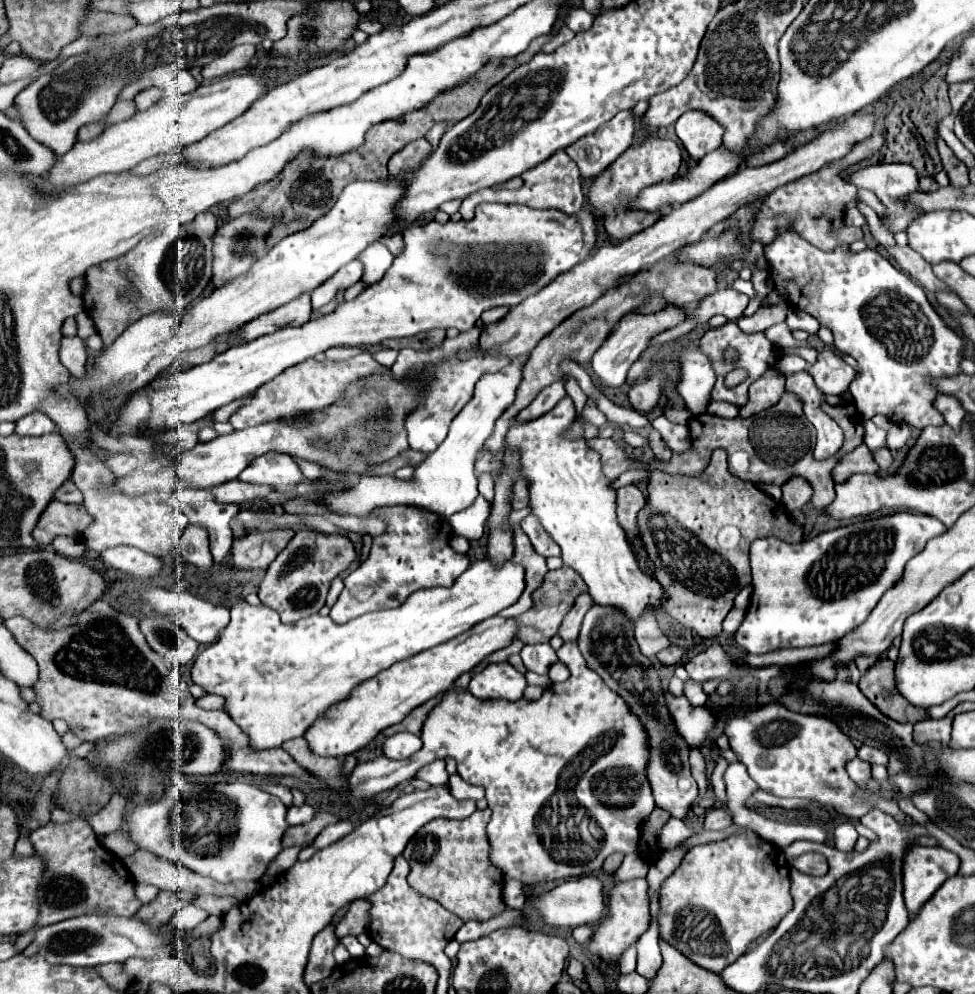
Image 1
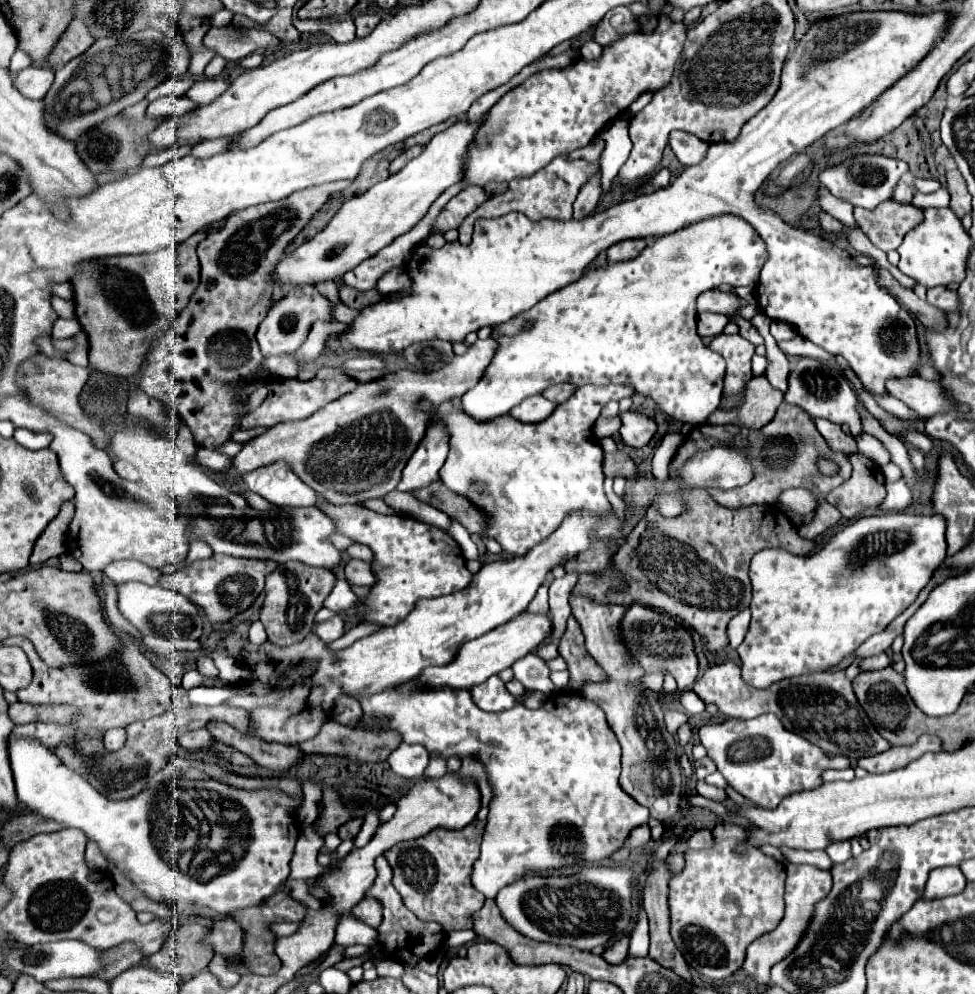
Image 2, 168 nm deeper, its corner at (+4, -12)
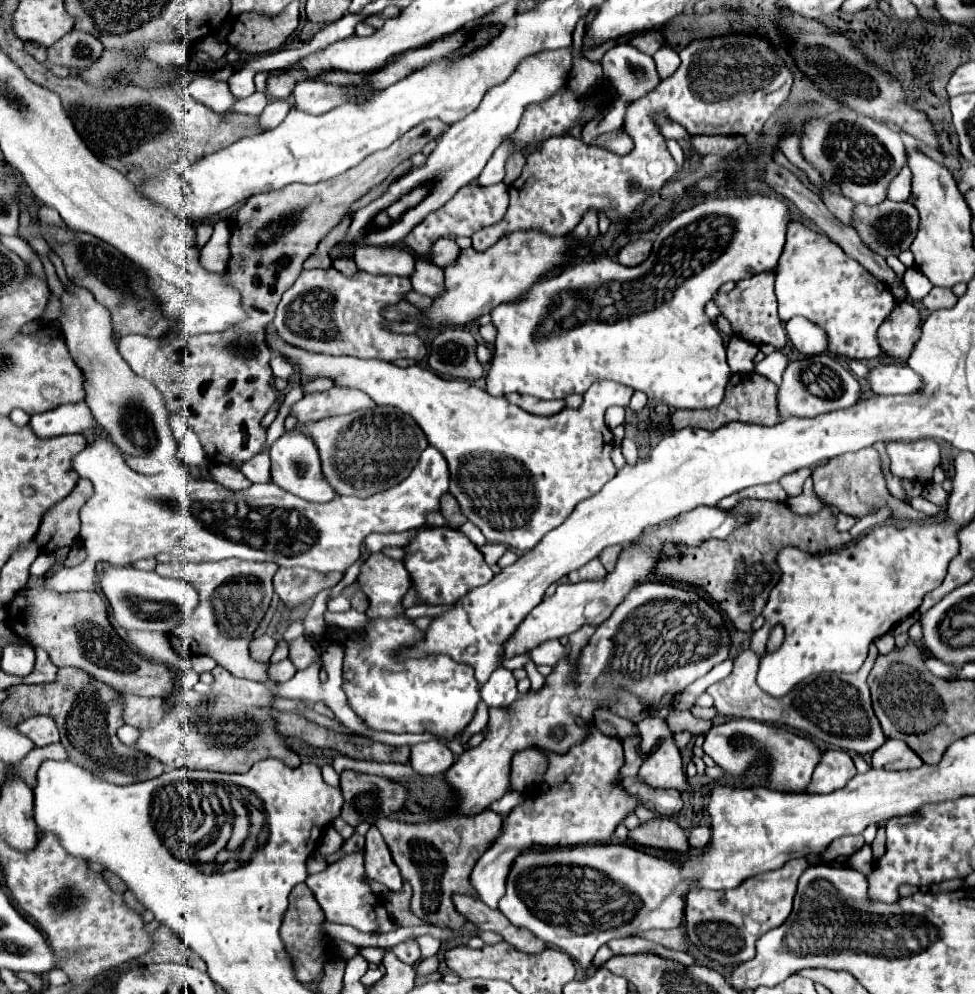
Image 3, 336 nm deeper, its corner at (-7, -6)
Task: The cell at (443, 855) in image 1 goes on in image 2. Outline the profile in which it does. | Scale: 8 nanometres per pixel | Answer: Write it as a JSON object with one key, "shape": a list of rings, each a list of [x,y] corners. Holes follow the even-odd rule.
{"shape":[[[472,821],[462,829],[436,829],[428,835],[390,847],[384,857],[394,871],[392,885],[404,899],[404,905],[422,921],[436,921],[444,931],[472,929],[472,913],[484,905],[480,895],[470,885],[472,863],[480,855],[484,821]]]}

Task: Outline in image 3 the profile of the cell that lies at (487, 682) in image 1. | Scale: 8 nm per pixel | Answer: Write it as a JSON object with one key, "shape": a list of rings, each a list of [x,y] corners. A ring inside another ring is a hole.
{"shape":[[[505,667],[495,669],[495,673],[491,673],[489,681],[485,685],[481,685],[481,699],[487,703],[487,707],[503,707],[505,709],[517,697],[519,697],[517,681],[515,681],[513,673]]]}

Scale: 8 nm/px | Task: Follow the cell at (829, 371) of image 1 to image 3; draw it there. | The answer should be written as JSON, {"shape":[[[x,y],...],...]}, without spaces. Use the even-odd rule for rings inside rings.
{"shape":[[[813,355],[801,361],[789,363],[783,373],[783,383],[779,387],[779,411],[783,417],[797,415],[797,417],[815,417],[821,413],[829,413],[835,409],[845,409],[855,405],[863,395],[859,381],[847,369],[845,363],[833,359],[831,355]]]}

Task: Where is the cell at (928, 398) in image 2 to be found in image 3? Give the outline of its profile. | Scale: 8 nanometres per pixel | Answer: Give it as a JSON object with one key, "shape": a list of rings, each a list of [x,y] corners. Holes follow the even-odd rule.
{"shape":[[[879,365],[871,369],[867,381],[877,395],[905,395],[923,389],[923,379],[911,367]]]}

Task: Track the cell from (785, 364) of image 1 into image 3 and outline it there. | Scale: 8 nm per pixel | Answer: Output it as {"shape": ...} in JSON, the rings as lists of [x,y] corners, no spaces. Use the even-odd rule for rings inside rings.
{"shape":[[[775,351],[771,355],[767,355],[761,363],[755,365],[755,371],[761,373],[763,377],[769,377],[775,385],[779,385],[781,381],[781,375],[783,375],[783,369],[787,369],[789,365],[789,359],[783,351]]]}

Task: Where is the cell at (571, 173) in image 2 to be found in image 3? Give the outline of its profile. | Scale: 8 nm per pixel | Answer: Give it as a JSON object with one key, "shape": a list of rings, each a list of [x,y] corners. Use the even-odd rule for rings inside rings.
{"shape":[[[727,33],[719,37],[693,39],[685,49],[679,51],[679,57],[681,57],[681,65],[669,79],[663,79],[651,93],[629,105],[625,115],[625,129],[635,141],[635,149],[629,155],[619,157],[605,149],[587,145],[575,137],[547,139],[541,145],[541,149],[535,149],[531,155],[527,155],[521,177],[513,185],[509,185],[511,201],[503,221],[499,221],[499,225],[489,225],[487,229],[479,229],[479,233],[473,233],[471,237],[473,249],[485,251],[495,241],[499,241],[501,235],[517,229],[543,229],[551,235],[569,235],[577,227],[577,223],[581,221],[587,209],[597,209],[597,211],[603,209],[613,223],[629,221],[635,215],[637,205],[643,203],[647,195],[659,193],[663,183],[675,175],[675,161],[667,151],[667,143],[659,131],[659,125],[655,123],[657,115],[665,115],[679,122],[690,131],[692,136],[751,135],[763,129],[765,121],[773,115],[773,111],[789,97],[793,85],[791,69],[785,67],[785,63],[777,57],[775,45],[761,35]]]}

